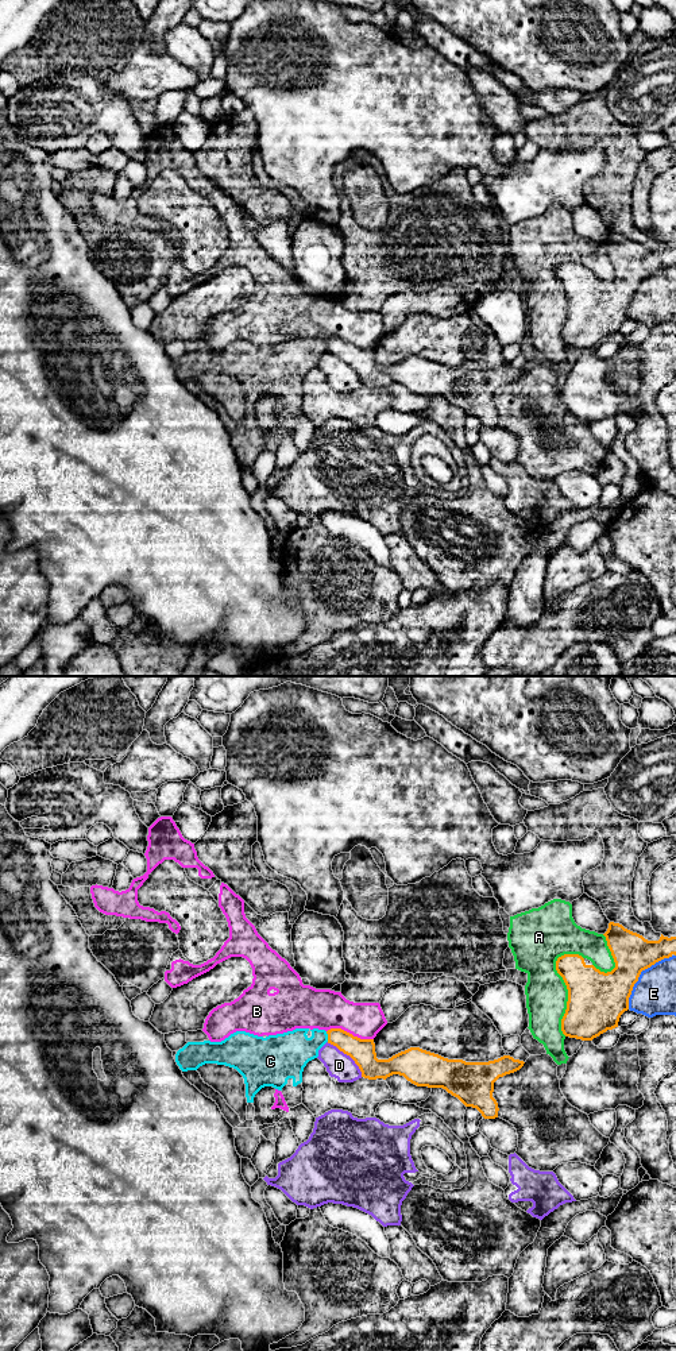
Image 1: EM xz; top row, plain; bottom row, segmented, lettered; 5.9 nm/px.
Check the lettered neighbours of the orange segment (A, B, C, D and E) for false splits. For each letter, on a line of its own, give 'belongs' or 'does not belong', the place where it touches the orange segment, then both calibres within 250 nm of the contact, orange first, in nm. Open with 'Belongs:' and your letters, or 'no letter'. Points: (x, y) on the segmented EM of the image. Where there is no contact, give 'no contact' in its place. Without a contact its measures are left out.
Belongs: no letter
A: does not belong; contact xz (567, 987); calibres 340 and 260 nm
B: does not belong; contact xz (348, 1033); calibres 150 and 240 nm
C: does not belong; contact xz (328, 1037); calibres 150 and 240 nm
D: does not belong; contact xz (348, 1054); calibres 150 and 160 nm
E: does not belong; contact xz (640, 973); calibres 280 and 260 nm

